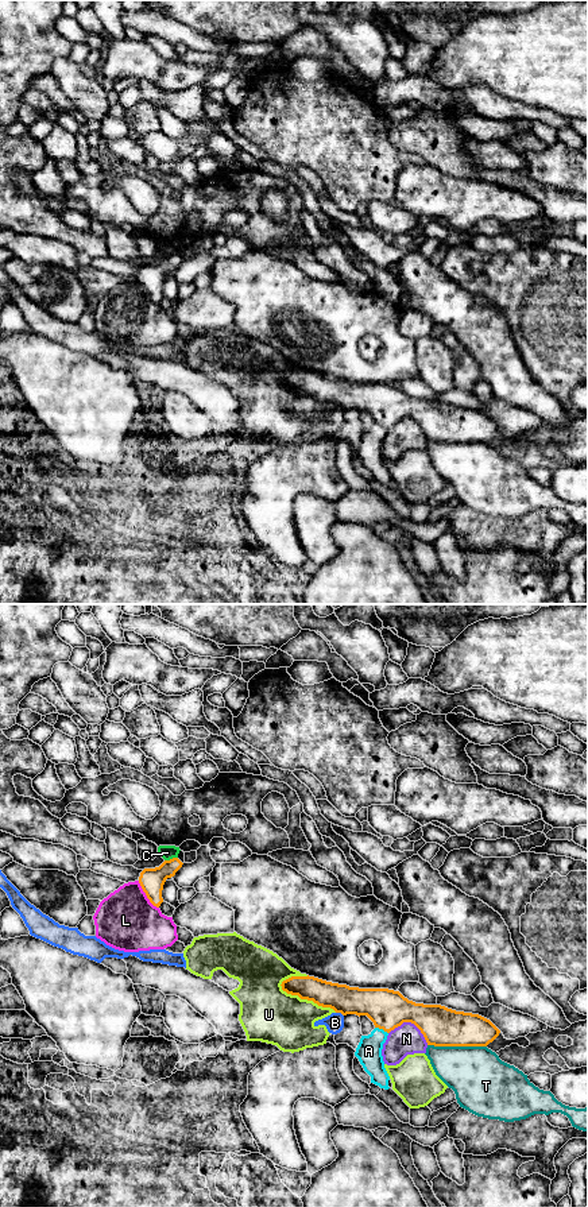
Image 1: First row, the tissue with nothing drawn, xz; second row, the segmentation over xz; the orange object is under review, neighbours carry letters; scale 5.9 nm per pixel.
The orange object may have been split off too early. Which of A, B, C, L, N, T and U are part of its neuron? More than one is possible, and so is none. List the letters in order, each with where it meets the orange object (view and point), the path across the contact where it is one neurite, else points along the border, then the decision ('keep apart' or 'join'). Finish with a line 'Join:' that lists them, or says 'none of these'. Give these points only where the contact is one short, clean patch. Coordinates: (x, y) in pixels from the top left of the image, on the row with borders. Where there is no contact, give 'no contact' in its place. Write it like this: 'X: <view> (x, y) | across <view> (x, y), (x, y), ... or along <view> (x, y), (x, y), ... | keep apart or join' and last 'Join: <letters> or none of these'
A: xz (382, 1028) | keep apart
B: xz (340, 1012) | keep apart
C: xz (170, 859) | along xz (177, 857), (165, 861) | keep apart
L: xz (146, 894) | keep apart
N: xz (412, 1022) | along xz (389, 1032), (403, 1022), (412, 1022), (428, 1044) | keep apart
T: xz (457, 1045) | keep apart
U: xz (306, 998) | keep apart
Join: none of these

